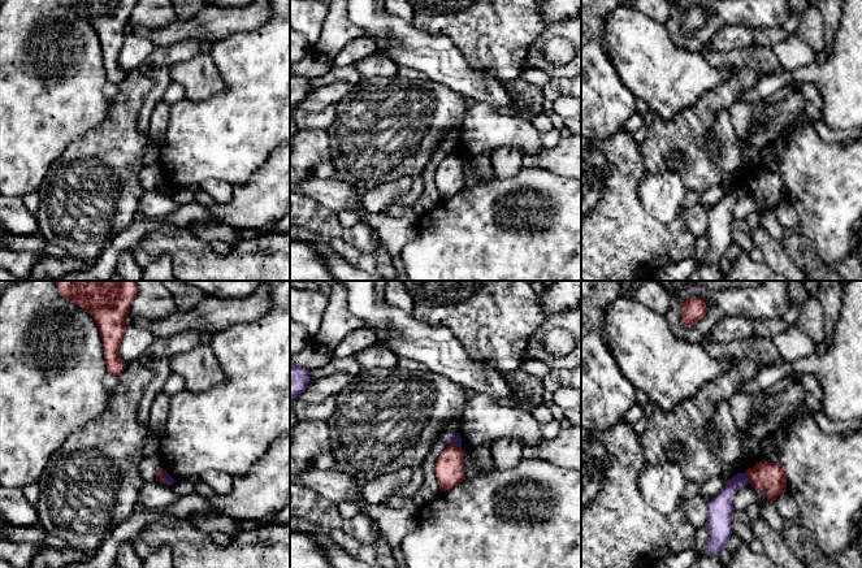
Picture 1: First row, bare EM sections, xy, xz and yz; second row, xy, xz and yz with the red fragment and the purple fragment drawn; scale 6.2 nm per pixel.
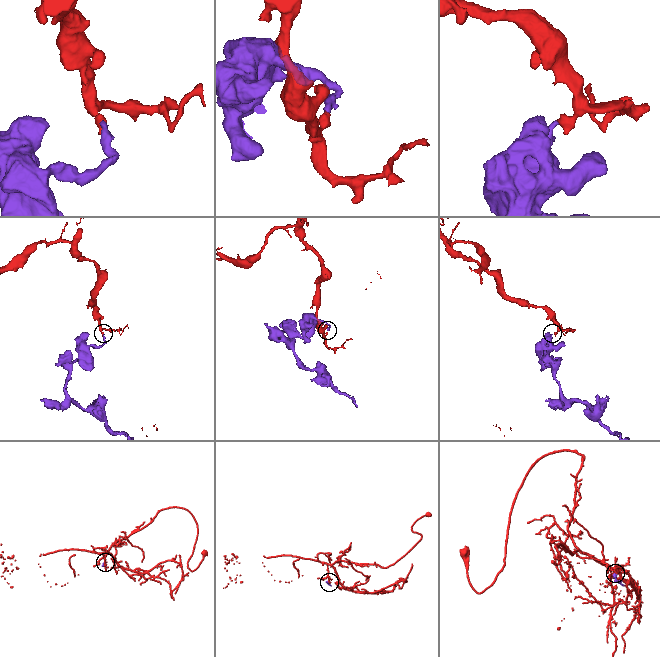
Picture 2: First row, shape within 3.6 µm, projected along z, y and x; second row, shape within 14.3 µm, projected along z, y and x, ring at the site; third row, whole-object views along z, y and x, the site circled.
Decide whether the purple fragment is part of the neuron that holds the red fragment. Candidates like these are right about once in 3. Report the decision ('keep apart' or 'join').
keep apart

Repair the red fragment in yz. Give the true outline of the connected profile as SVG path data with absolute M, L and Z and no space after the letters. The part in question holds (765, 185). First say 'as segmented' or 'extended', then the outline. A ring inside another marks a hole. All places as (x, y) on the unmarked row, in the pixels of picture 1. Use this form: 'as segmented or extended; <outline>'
as segmented; M762 169L745 182L754 198L764 200L766 212L775 212L779 204L787 201L787 187L779 172Z

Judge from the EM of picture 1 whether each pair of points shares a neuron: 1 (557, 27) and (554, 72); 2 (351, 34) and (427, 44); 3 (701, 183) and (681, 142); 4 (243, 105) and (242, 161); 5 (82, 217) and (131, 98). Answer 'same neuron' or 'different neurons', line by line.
1: same neuron
2: different neurons
3: same neuron
4: same neuron
5: same neuron

